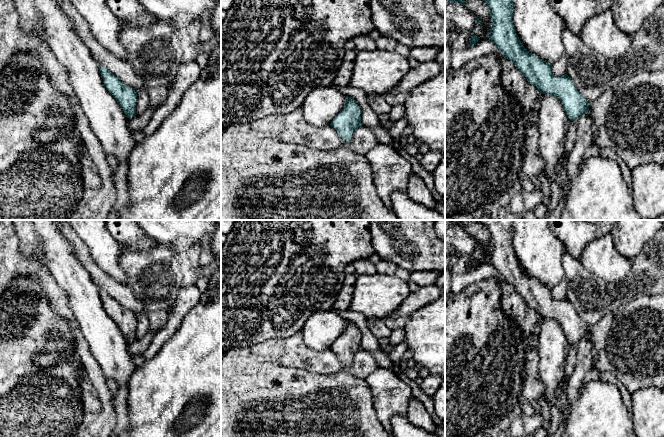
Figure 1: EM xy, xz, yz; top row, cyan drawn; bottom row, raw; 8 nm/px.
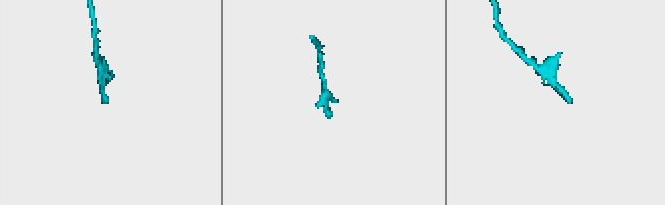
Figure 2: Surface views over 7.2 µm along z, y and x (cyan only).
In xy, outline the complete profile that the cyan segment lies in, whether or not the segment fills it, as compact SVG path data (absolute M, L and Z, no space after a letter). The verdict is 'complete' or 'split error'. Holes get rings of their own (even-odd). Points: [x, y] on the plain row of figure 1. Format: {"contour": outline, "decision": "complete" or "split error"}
{"contour": "M102 289L99 291L99 296L106 313L117 324L127 341L134 341L136 339L137 315L126 310L117 300Z", "decision": "complete"}

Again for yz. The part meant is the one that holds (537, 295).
{"contour": "M513 220L477 221L484 225L490 234L491 252L487 254L489 264L498 271L505 283L516 289L528 306L537 311L540 318L559 322L571 345L587 337L593 345L594 369L600 374L610 371L630 393L645 387L664 388L664 294L641 295L605 315L590 327L578 316L567 298L554 300L551 288L528 276L522 269L512 245Z", "decision": "split error"}

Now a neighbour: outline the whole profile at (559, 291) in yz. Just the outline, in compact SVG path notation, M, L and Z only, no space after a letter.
M564 277L558 284L551 289L551 296L554 300L560 301L566 298L567 280Z

